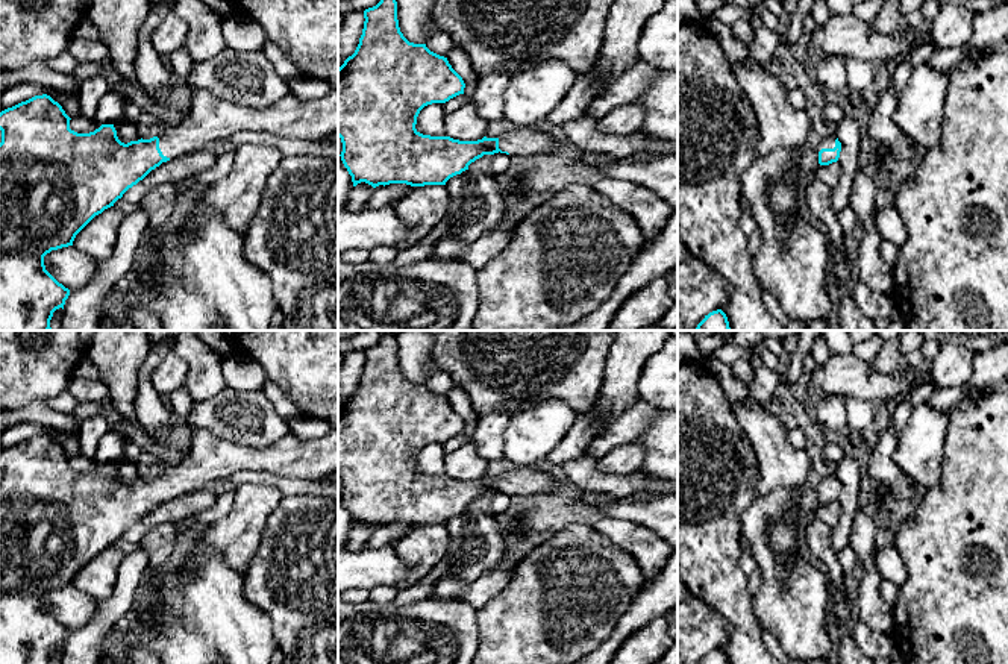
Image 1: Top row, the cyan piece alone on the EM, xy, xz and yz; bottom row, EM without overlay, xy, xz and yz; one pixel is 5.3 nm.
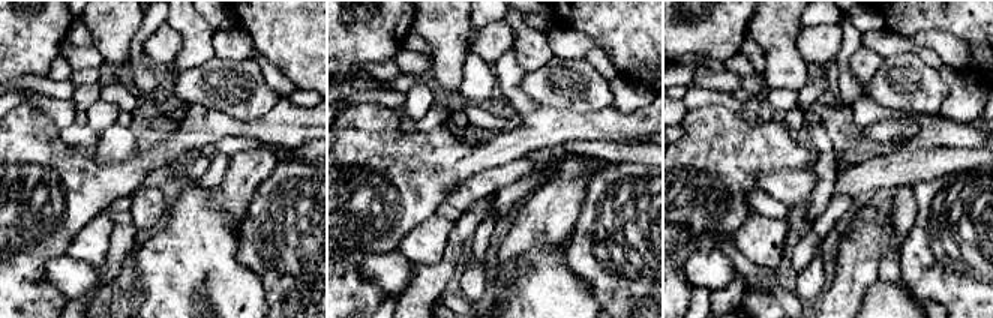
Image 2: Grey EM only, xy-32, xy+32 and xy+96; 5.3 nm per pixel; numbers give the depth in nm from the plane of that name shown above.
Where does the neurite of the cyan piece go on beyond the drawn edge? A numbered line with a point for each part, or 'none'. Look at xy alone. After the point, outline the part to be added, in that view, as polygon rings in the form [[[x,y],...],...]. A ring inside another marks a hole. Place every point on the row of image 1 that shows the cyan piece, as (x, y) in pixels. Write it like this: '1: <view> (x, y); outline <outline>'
1: xy (211, 119); outline [[[185,47],[167,58],[176,83],[191,91],[189,115],[159,135],[164,156],[174,159],[202,150],[212,141],[230,139],[238,132],[270,132],[297,139],[321,139],[338,132],[338,89],[317,100],[300,100],[288,94],[265,109],[252,109],[226,102],[188,85],[194,59]]]

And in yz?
1: yz (828, 141); outline [[[829,132],[823,141],[819,144],[819,147],[815,149],[815,155],[819,156],[819,152],[822,149],[834,149],[835,147],[835,139],[837,139],[837,135],[835,132]]]

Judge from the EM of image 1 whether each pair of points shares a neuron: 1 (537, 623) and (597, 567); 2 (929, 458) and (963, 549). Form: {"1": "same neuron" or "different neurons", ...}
{"1": "same neuron", "2": "different neurons"}

